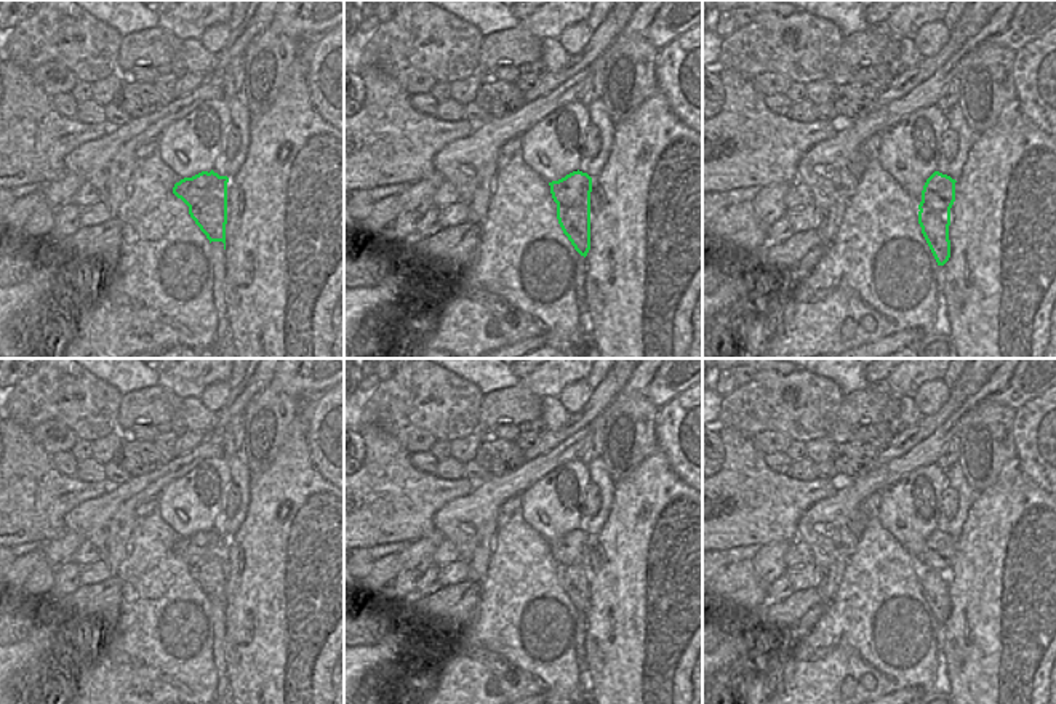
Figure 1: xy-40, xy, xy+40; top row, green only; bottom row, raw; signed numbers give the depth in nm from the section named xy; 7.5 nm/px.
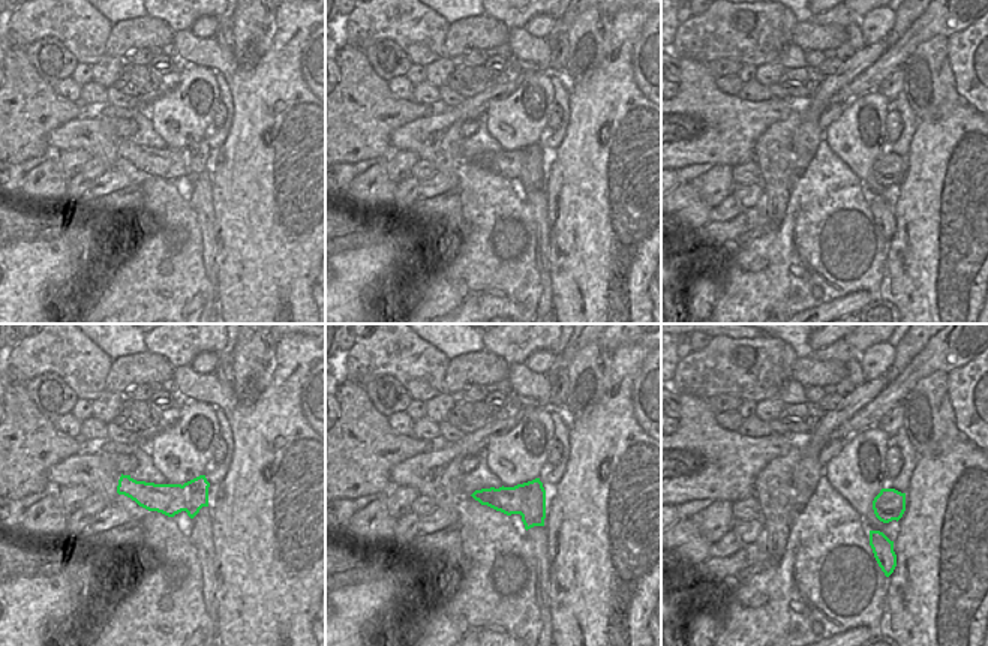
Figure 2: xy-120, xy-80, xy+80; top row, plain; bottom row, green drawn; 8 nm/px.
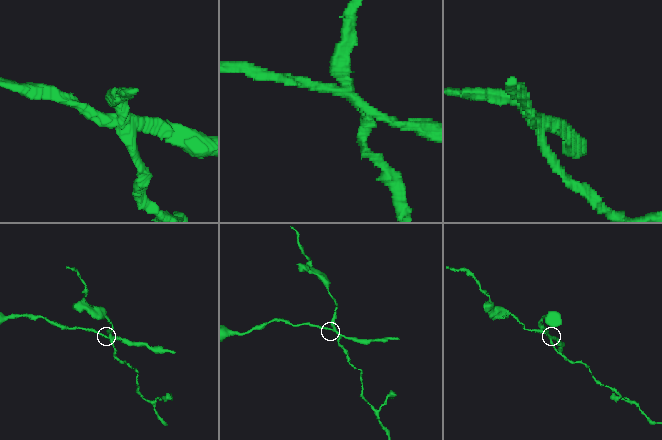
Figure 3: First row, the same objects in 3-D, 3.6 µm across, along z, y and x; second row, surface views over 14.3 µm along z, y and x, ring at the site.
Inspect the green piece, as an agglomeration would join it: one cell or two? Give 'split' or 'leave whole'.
split

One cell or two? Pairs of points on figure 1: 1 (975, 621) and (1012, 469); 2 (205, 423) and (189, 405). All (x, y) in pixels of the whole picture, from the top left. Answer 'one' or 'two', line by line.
1: one
2: one

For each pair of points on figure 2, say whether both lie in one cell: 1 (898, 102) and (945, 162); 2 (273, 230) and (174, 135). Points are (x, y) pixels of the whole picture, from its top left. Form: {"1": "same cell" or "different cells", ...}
{"1": "different cells", "2": "different cells"}

